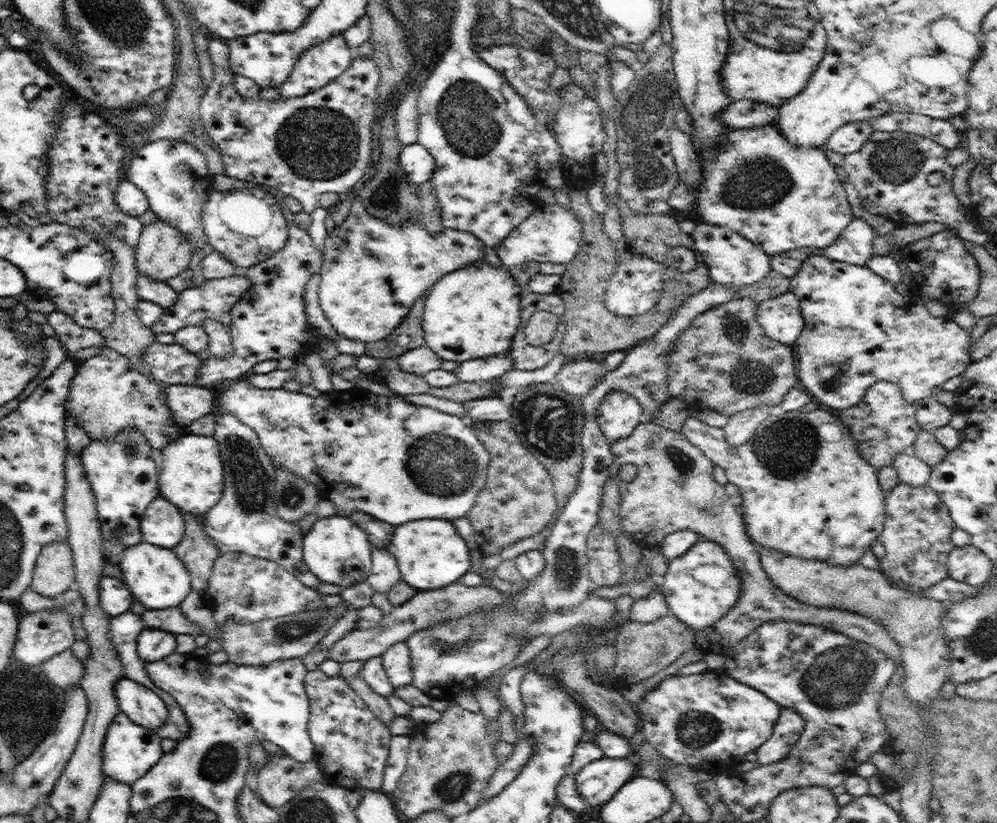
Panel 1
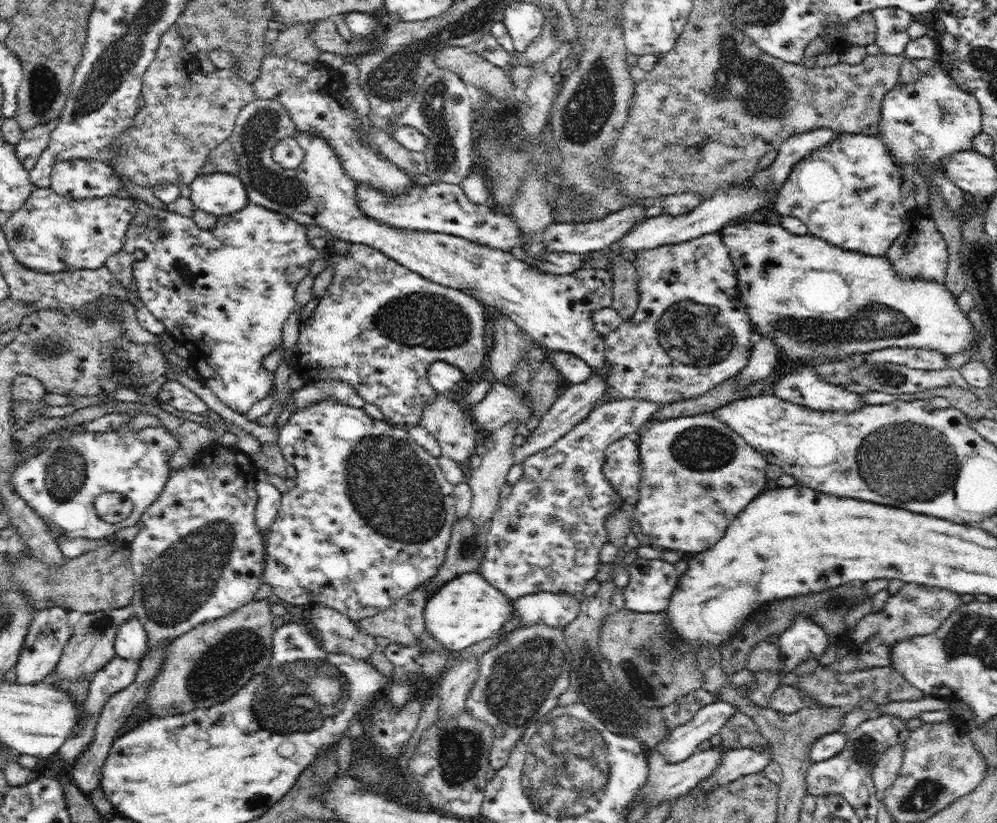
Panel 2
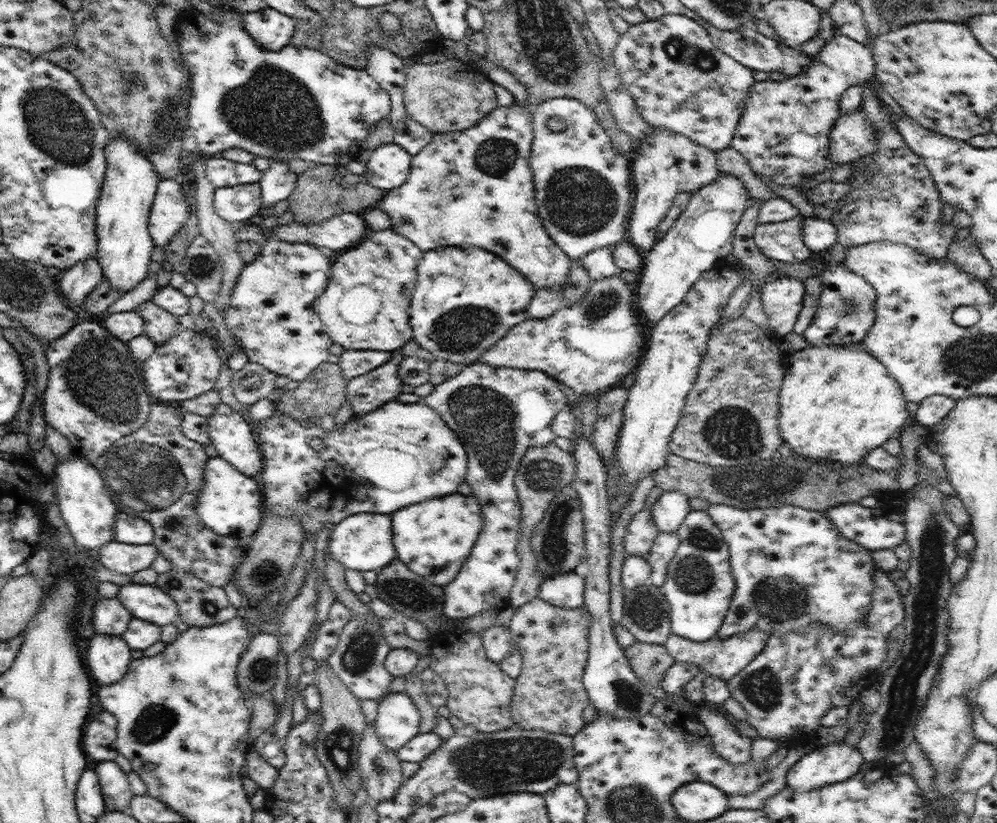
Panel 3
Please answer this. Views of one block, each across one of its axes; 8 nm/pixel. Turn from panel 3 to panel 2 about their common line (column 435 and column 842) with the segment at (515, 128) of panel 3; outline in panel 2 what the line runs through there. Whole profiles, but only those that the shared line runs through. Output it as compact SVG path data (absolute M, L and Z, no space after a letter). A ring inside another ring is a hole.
M840 133L836 138L832 138L830 144L816 148L810 156L806 156L806 158L800 160L800 162L792 168L792 172L789 174L786 182L777 192L777 198L775 199L773 207L781 215L792 215L799 218L808 228L810 235L822 238L833 246L864 255L884 257L886 252L888 252L888 248L894 244L894 240L900 236L904 228L907 211L902 206L902 197L900 196L902 185L901 171L898 169L898 166L896 166L896 162L892 161L888 146L884 145L884 142L878 139L878 135Z

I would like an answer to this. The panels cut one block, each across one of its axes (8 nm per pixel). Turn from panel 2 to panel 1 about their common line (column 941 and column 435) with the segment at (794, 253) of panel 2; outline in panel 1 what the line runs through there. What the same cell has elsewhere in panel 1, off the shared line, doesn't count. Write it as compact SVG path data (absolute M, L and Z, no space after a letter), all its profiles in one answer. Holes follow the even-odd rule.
M485 260L468 264L440 277L429 289L425 299L422 326L425 344L444 361L462 363L466 360L500 355L510 351L512 337L522 325L521 288L504 265L492 266Z

